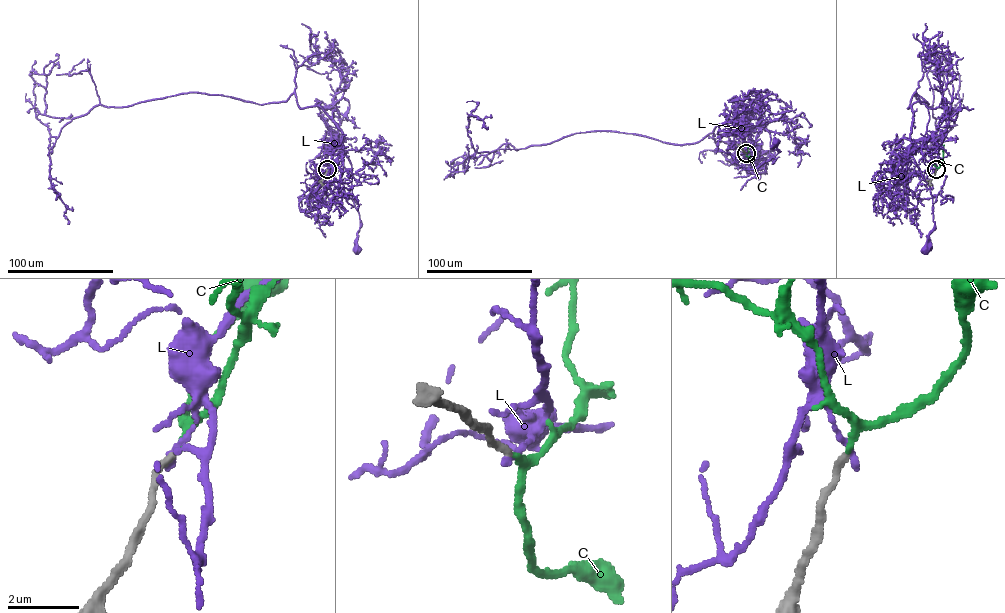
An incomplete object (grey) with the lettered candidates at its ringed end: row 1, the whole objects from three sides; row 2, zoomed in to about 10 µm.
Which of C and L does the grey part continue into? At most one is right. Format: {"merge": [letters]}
{"merge": ["C"]}

